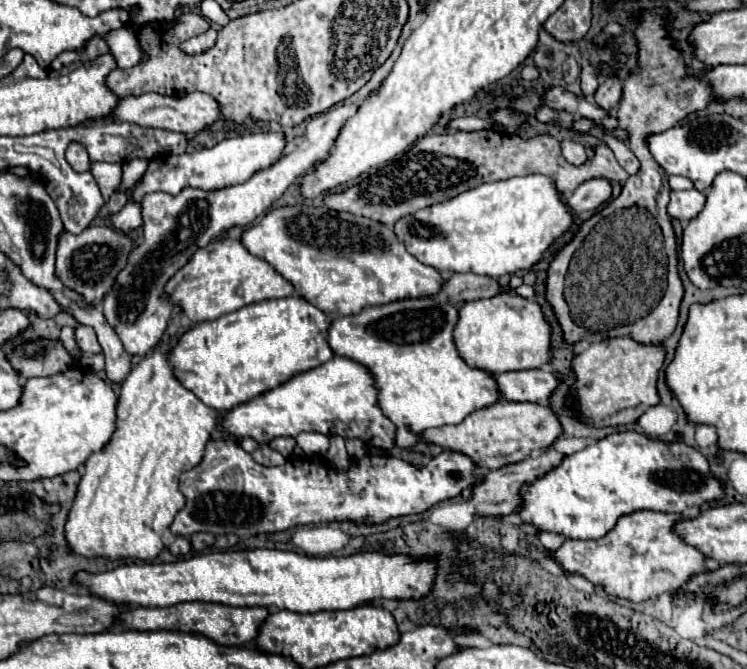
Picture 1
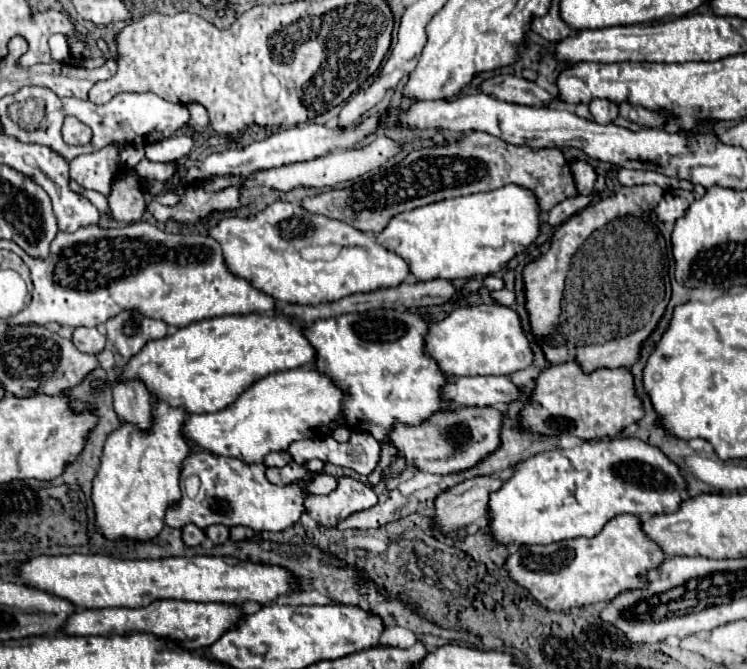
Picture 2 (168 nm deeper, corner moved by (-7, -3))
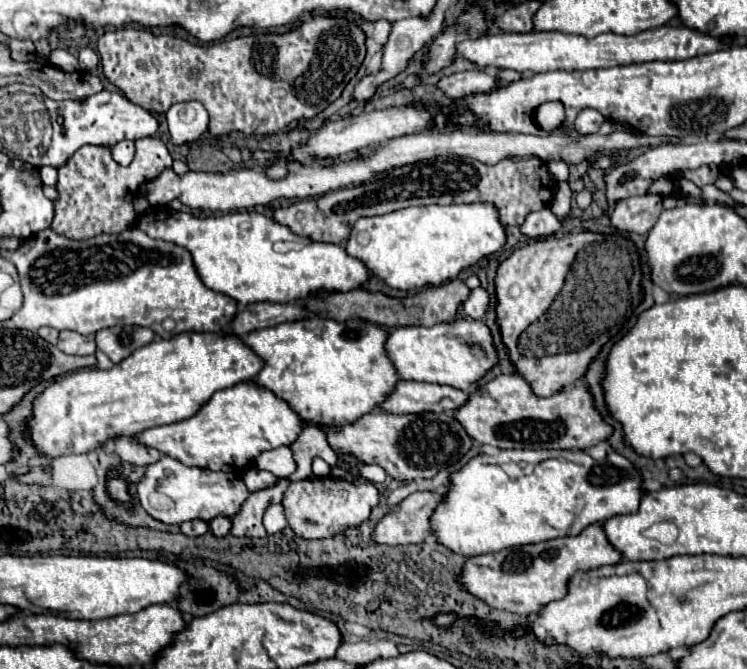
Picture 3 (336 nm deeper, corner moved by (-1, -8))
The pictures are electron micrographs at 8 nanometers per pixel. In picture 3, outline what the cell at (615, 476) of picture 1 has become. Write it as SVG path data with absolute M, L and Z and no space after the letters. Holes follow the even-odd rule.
M561 450L559 458L539 462L535 470L523 478L509 478L501 464L505 464L505 452L501 456L483 454L475 456L459 472L451 474L451 488L447 490L445 500L437 506L431 518L431 528L443 546L463 556L477 556L523 544L577 536L591 524L605 522L619 514L635 514L645 492L641 472L617 452L607 454L603 462L595 462L583 450Z

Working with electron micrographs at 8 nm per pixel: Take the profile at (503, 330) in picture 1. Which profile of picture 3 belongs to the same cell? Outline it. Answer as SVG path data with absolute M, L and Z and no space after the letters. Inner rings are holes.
M473 320L473 332L459 334L459 324L435 324L435 326L403 326L389 334L387 350L393 358L401 380L447 384L453 388L469 390L469 384L479 382L493 366L499 364L499 354L493 342L493 334L483 320Z

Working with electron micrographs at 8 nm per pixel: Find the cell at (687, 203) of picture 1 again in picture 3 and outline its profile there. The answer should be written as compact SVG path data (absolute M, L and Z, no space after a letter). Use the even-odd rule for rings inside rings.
M643 194L637 198L625 198L617 202L611 214L611 224L619 230L647 234L655 226L659 214L675 206L677 206L675 196Z

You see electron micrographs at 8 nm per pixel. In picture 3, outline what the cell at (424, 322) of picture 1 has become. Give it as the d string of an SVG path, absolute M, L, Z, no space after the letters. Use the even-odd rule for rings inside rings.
M315 316L255 330L245 342L265 360L263 370L253 382L285 398L305 422L345 426L377 410L401 382L385 348L387 338L389 332L383 326L361 318L337 322Z

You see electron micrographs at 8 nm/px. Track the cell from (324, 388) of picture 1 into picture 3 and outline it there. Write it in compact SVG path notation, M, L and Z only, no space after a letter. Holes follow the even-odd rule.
M241 382L215 392L213 398L193 418L143 430L137 434L137 440L189 466L243 474L261 452L275 450L279 446L291 446L301 430L303 420L287 400L263 386L257 386L255 382Z

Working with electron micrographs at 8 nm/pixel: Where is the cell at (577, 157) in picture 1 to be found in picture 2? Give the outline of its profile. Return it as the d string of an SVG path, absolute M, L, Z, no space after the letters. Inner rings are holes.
M575 161L571 165L571 173L575 177L575 183L577 183L577 189L579 189L579 195L589 195L593 191L593 183L597 179L593 167L585 161Z

